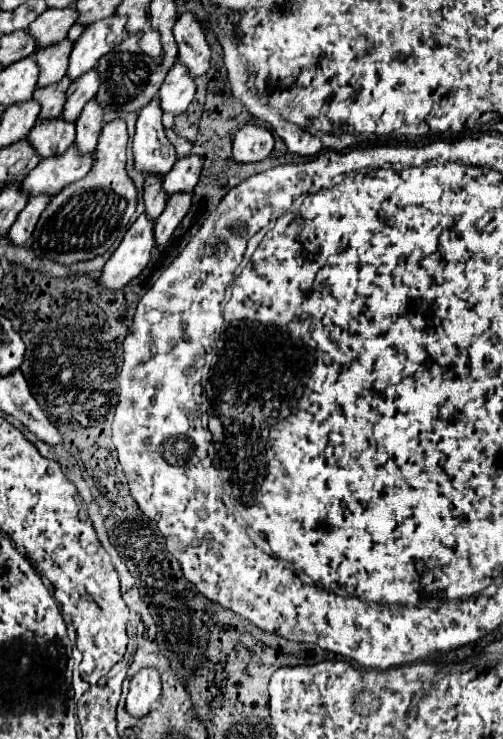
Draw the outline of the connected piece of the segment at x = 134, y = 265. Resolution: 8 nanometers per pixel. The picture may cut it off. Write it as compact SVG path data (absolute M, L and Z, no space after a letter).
M146 214L128 228L120 246L106 262L98 282L108 290L122 290L132 278L136 278L150 260L150 250L156 246L154 220Z

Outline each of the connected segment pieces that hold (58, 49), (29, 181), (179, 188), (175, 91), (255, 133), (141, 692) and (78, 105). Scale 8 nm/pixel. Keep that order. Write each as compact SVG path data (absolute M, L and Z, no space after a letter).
M66 38L62 42L56 42L52 46L36 50L36 60L40 66L40 78L38 78L40 88L58 82L66 74L68 56L72 52L72 46L74 46L74 42Z
M74 142L66 152L42 158L38 166L28 172L28 176L22 182L22 188L28 196L36 196L42 192L54 196L66 184L84 178L94 166L94 160L96 152L82 154Z
M188 154L186 158L180 158L172 170L162 178L164 180L164 190L166 194L176 194L176 192L192 192L194 186L198 184L202 170L202 160L196 154Z
M176 60L174 66L168 70L164 84L158 92L162 110L172 112L174 116L182 114L188 108L188 104L192 102L194 92L196 92L194 78L188 74L188 68Z
M246 124L234 136L234 160L236 162L258 162L264 160L274 148L272 132L258 126Z
M154 668L138 670L130 680L130 692L126 696L126 710L142 718L148 714L152 702L160 696L160 674Z
M96 68L88 70L80 78L76 78L72 82L72 86L68 88L68 100L62 110L62 118L68 122L74 122L80 116L84 104L96 96L98 86L100 86L100 74Z

